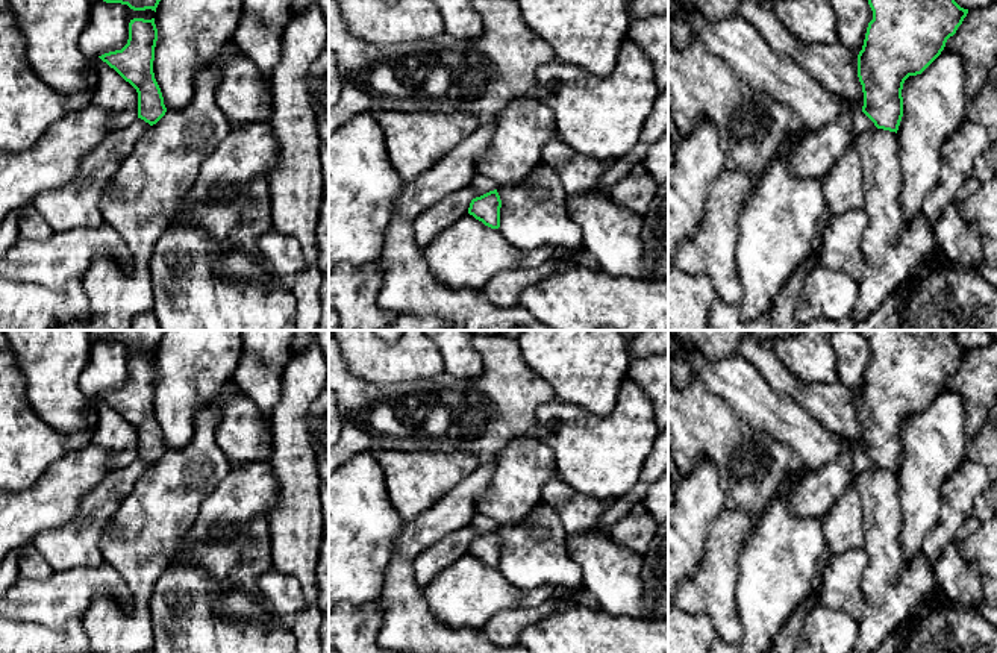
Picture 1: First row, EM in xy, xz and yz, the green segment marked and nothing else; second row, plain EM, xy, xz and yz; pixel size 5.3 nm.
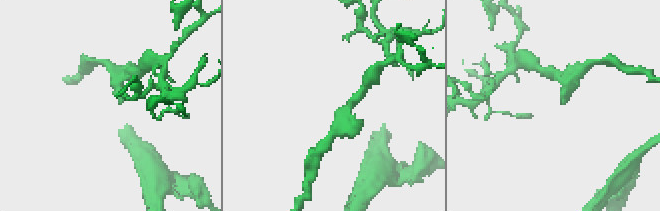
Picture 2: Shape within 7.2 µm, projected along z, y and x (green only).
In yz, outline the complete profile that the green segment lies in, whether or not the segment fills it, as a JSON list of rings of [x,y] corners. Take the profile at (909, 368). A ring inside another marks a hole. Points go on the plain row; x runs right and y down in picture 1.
[[[859,330],[873,350],[862,389],[858,394],[858,417],[862,424],[862,451],[877,468],[895,471],[903,456],[903,423],[909,415],[921,414],[944,389],[968,353],[955,341],[956,330]]]

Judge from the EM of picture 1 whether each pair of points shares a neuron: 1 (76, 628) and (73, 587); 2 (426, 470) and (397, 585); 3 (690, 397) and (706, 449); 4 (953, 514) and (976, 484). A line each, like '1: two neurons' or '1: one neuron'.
1: two neurons
2: two neurons
3: one neuron
4: one neuron

